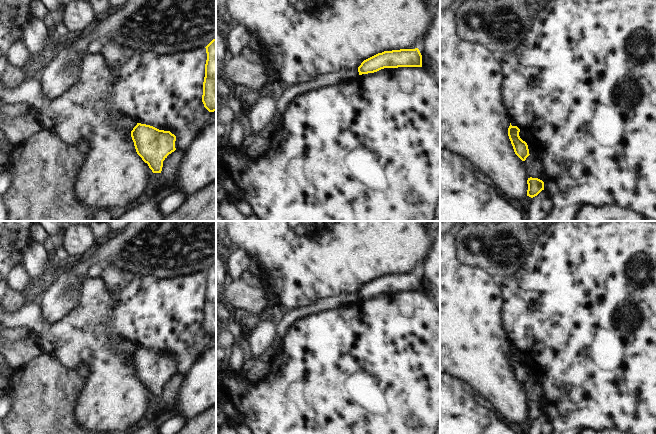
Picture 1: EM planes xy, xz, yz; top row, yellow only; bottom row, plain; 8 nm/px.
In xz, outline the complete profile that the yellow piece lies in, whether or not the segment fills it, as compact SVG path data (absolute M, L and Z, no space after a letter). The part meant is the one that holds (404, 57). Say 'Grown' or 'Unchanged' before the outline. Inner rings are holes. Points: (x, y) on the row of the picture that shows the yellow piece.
Unchanged. M418 48L384 51L364 60L358 67L359 75L374 73L384 68L422 67Z

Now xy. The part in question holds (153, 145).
Unchanged. M137 123L131 131L137 154L148 164L153 173L161 173L163 161L176 150L176 136L170 131Z

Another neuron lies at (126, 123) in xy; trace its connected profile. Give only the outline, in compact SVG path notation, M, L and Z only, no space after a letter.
M119 116L113 120L112 125L118 130L126 130L131 132L137 123L130 117Z

